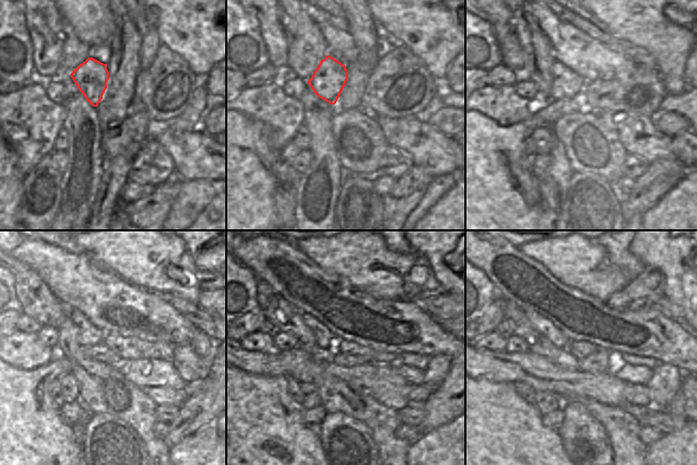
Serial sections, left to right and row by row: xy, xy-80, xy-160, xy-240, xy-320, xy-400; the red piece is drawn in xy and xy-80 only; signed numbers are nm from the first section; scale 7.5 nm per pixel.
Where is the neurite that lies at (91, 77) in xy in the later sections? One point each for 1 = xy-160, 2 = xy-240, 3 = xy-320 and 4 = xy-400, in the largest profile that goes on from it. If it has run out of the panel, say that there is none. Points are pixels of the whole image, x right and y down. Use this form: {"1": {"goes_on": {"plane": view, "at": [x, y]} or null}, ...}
{"1": {"goes_on": {"plane": "xy-160", "at": [567, 83]}}, "2": {"goes_on": {"plane": "xy-240", "at": [86, 334]}}, "3": {"goes_on": {"plane": "xy-320", "at": [325, 339]}}, "4": {"goes_on": {"plane": "xy-400", "at": [540, 324]}}}

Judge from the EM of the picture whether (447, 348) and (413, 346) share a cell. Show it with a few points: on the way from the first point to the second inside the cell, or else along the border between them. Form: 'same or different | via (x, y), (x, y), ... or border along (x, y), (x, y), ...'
same | via (439, 342), (422, 342)

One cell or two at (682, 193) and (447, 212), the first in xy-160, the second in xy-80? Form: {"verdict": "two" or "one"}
{"verdict": "one"}

